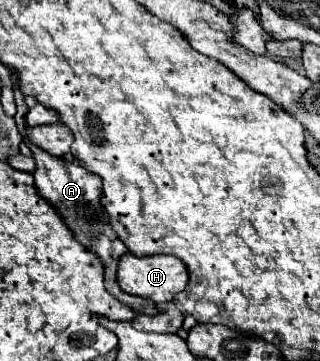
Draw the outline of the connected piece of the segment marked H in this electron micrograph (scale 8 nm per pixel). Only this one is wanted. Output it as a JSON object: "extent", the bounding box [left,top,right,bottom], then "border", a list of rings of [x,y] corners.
{"extent":[118,254,188,304],"border":[[[124,254],[120,264],[118,264],[118,284],[124,292],[136,294],[142,298],[150,298],[156,304],[170,302],[178,292],[182,292],[188,284],[188,268],[180,258],[166,256],[166,254],[156,254],[156,256],[134,256],[134,254]]]}

